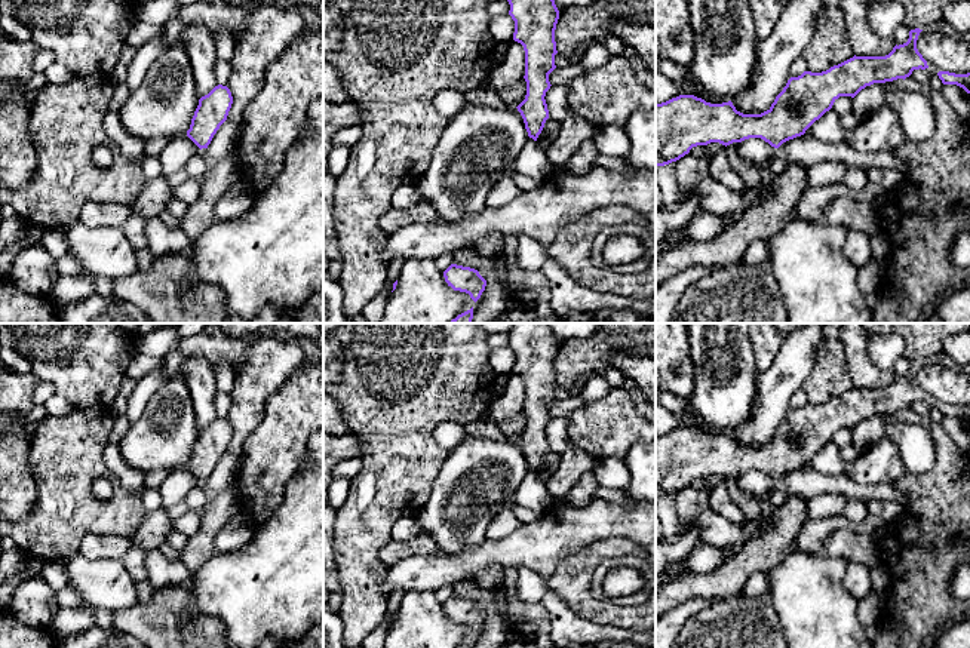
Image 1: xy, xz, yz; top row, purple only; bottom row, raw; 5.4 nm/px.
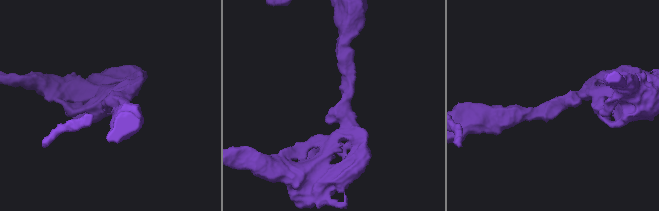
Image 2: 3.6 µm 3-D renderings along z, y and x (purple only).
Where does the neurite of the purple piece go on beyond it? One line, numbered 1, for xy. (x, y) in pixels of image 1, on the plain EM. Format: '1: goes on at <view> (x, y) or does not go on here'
1: does not go on here

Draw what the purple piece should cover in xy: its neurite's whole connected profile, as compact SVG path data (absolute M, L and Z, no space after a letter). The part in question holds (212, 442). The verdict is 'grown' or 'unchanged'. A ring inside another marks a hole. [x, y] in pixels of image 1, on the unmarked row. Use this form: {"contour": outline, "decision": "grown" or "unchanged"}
{"contour": "M222 417L199 432L187 469L200 482L208 480L220 458L227 452L231 436L231 424Z", "decision": "unchanged"}

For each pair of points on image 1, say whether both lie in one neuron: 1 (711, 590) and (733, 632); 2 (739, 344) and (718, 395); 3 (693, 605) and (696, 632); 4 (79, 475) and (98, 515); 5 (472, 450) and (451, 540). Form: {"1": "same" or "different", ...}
{"1": "different", "2": "same", "3": "different", "4": "same", "5": "same"}

